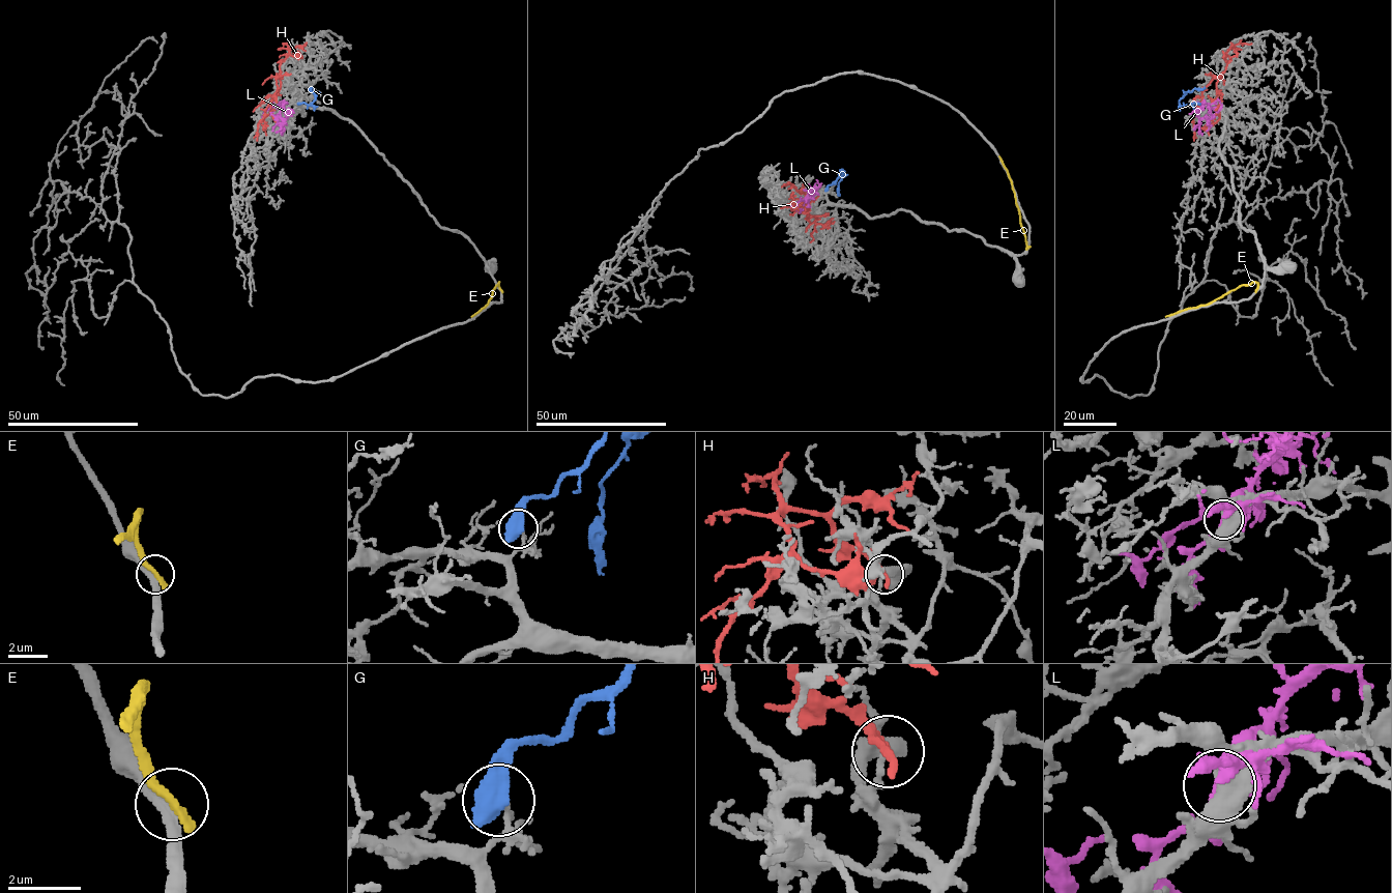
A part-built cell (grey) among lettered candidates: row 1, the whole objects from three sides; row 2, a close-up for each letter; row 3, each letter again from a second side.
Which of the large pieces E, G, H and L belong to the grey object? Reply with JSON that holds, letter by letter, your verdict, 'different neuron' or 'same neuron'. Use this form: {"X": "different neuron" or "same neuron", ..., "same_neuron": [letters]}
{"E": "different neuron", "G": "different neuron", "H": "different neuron", "L": "different neuron", "same_neuron": []}

